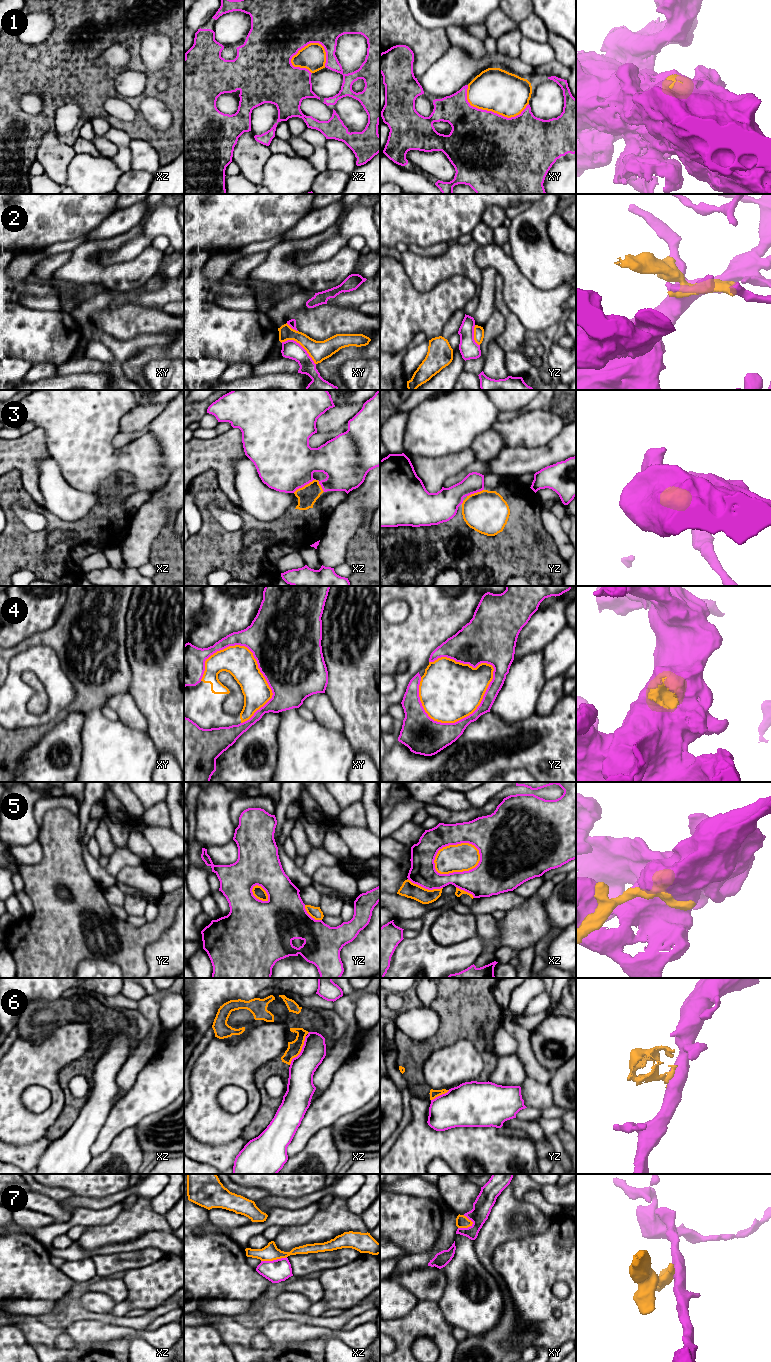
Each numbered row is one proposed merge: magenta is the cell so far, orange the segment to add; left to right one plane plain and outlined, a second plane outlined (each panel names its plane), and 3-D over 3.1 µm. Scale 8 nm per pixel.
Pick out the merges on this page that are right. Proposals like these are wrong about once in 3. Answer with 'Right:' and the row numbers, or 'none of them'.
Right: 3

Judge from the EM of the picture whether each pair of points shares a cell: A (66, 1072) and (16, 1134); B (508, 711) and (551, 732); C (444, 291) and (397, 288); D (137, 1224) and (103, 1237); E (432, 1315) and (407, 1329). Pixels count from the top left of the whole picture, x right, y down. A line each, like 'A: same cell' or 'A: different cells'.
A: different cells
B: different cells
C: same cell
D: same cell
E: same cell

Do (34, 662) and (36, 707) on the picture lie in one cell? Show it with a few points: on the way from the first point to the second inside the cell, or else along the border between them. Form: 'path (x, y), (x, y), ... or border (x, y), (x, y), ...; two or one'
border (21, 674), (31, 671), (43, 685), (48, 695); two

